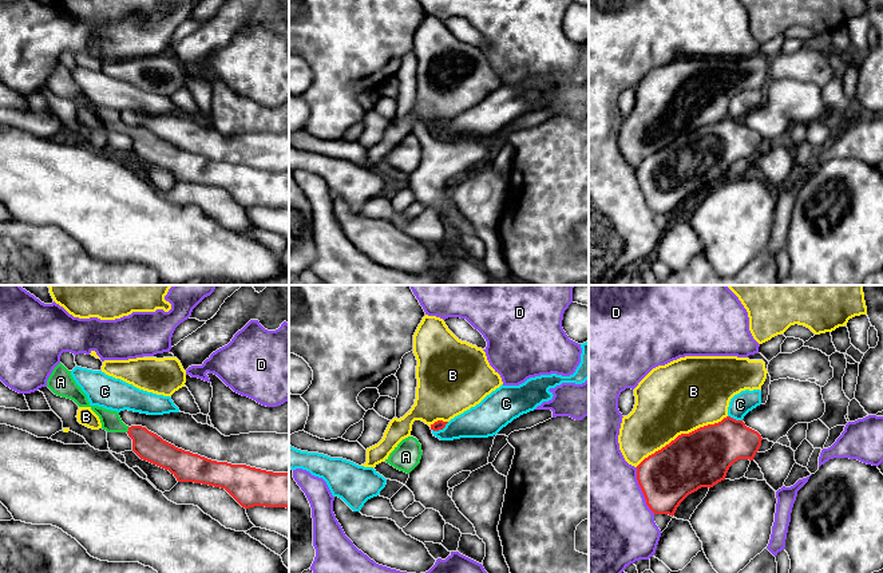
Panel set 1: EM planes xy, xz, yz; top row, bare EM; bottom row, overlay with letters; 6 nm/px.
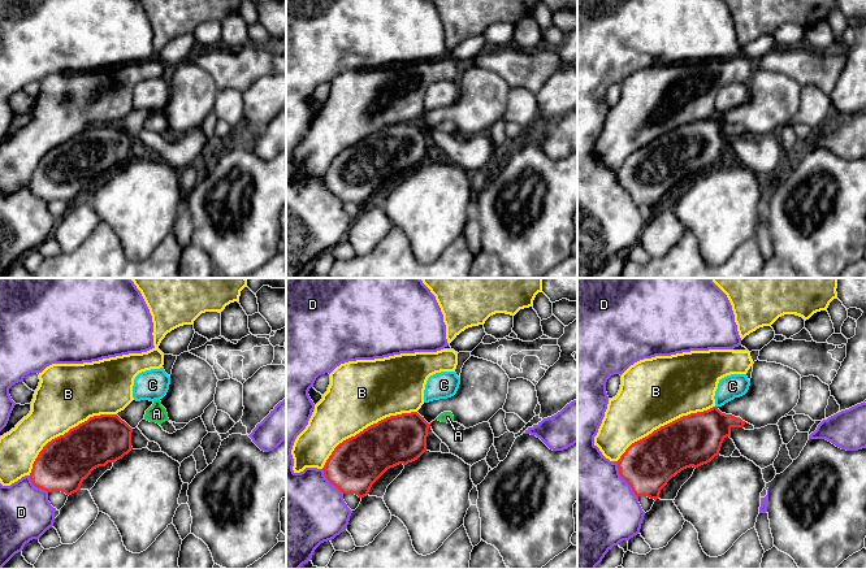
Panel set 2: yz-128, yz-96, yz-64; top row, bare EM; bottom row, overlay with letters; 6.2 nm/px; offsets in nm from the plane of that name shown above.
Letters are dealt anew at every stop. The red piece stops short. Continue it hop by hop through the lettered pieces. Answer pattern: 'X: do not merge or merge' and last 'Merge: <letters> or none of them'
A: merge
B: do not merge
C: do not merge
D: do not merge
Merge: A

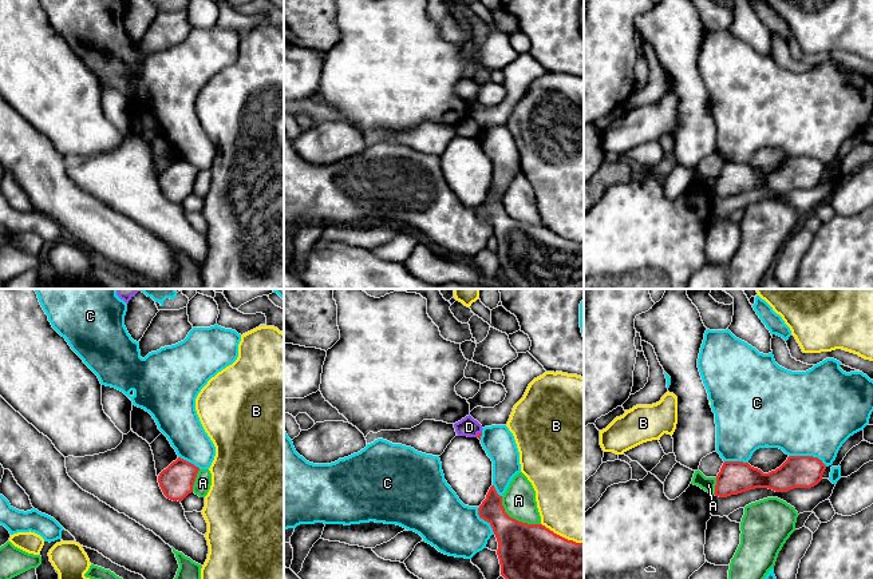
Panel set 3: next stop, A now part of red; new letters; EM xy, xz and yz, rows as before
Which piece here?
A: do not merge
B: do not merge
C: do not merge
D: do not merge
Merge: none of them

